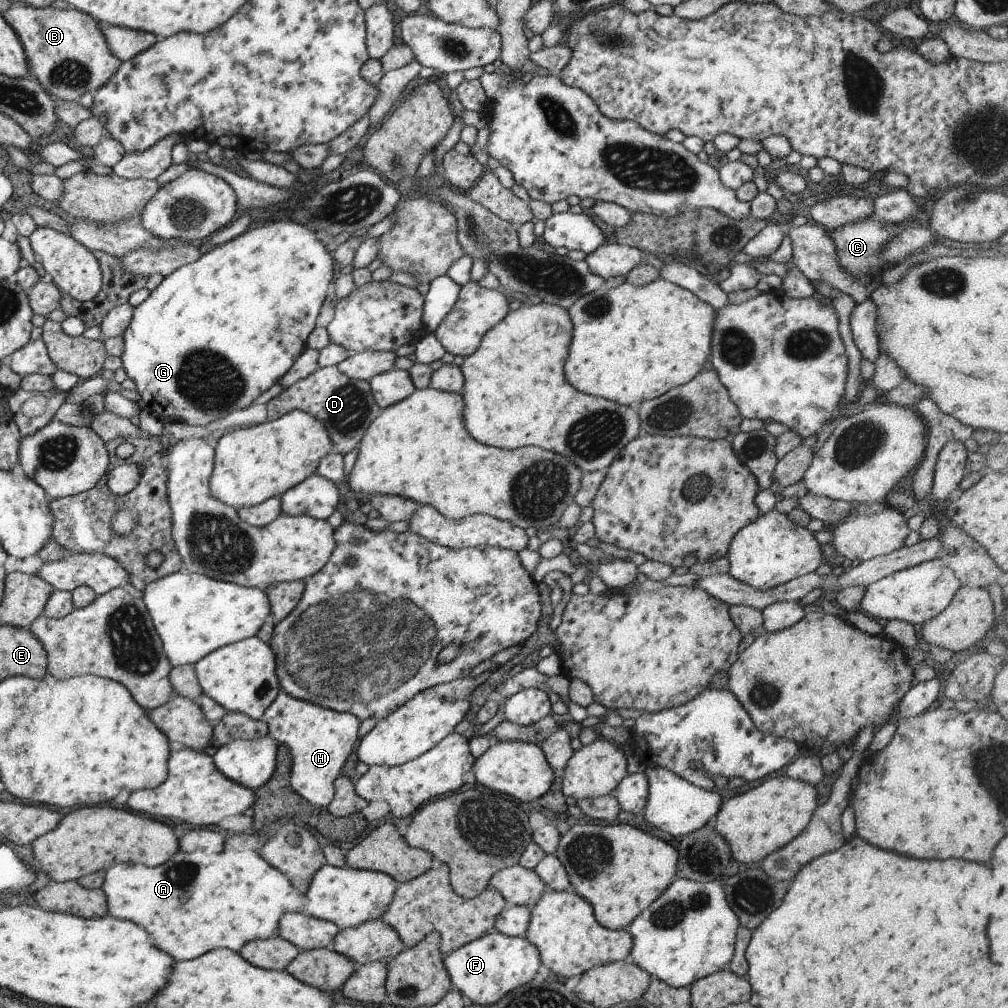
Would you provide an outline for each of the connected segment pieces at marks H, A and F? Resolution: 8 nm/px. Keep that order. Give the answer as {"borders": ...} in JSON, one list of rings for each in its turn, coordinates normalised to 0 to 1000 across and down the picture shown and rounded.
{"borders":[[[[277,685],[271,696],[263,703],[258,712],[266,722],[269,733],[273,733],[275,738],[282,738],[288,746],[290,757],[288,758],[288,781],[306,798],[323,801],[331,789],[330,775],[336,770],[336,764],[344,750],[352,744],[354,721],[357,715],[350,707],[330,706],[327,702],[320,702],[307,695],[296,693]]],[[[221,843],[213,847],[201,847],[201,845],[191,845],[191,847],[184,847],[184,845],[176,845],[172,851],[168,851],[162,859],[156,861],[146,861],[142,857],[113,857],[104,863],[103,874],[99,882],[105,889],[105,900],[110,910],[118,913],[130,914],[132,917],[144,922],[144,925],[150,929],[152,937],[156,940],[160,940],[164,946],[172,948],[174,952],[188,952],[188,950],[195,950],[199,946],[203,946],[209,940],[224,940],[231,944],[236,944],[238,940],[247,934],[261,933],[276,929],[276,917],[278,909],[283,906],[304,905],[304,891],[302,886],[297,885],[274,861],[271,861],[255,844],[239,844]]],[[[493,923],[447,943],[439,950],[448,980],[469,996],[489,996],[509,980],[527,973],[538,957],[534,942],[521,930],[506,930]]]]}

